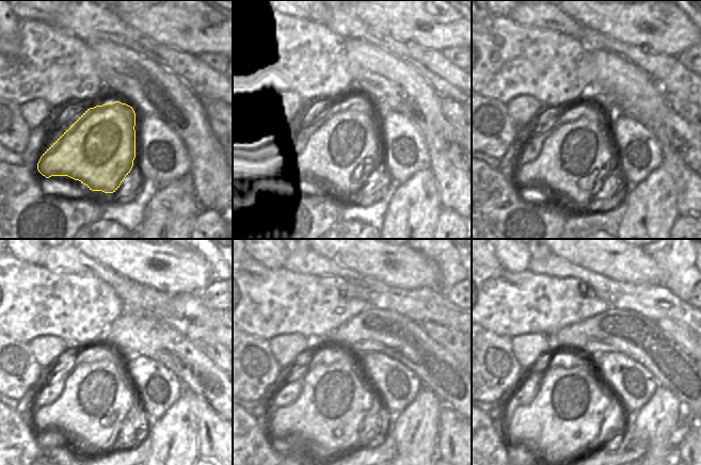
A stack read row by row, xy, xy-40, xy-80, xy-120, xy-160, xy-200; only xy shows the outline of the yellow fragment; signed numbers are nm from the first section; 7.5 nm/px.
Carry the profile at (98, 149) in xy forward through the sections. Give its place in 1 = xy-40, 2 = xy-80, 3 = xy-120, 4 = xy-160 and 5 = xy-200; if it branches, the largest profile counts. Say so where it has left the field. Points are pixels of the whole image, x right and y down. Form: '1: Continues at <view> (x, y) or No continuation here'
1: Continues at xy-40 (337, 153)
2: Continues at xy-80 (577, 154)
3: Continues at xy-120 (98, 397)
4: Continues at xy-160 (335, 400)
5: Continues at xy-200 (564, 416)

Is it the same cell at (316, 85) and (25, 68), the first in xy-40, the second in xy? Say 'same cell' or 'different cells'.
same cell

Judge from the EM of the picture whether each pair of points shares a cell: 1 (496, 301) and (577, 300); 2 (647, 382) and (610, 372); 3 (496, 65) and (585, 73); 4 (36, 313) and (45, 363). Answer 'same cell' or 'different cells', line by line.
1: same cell
2: same cell
3: same cell
4: different cells

